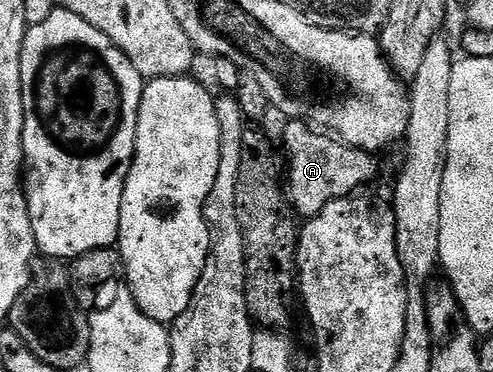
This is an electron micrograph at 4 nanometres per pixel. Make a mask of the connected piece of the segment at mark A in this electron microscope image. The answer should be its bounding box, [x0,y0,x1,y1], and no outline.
[283,119,375,220]

